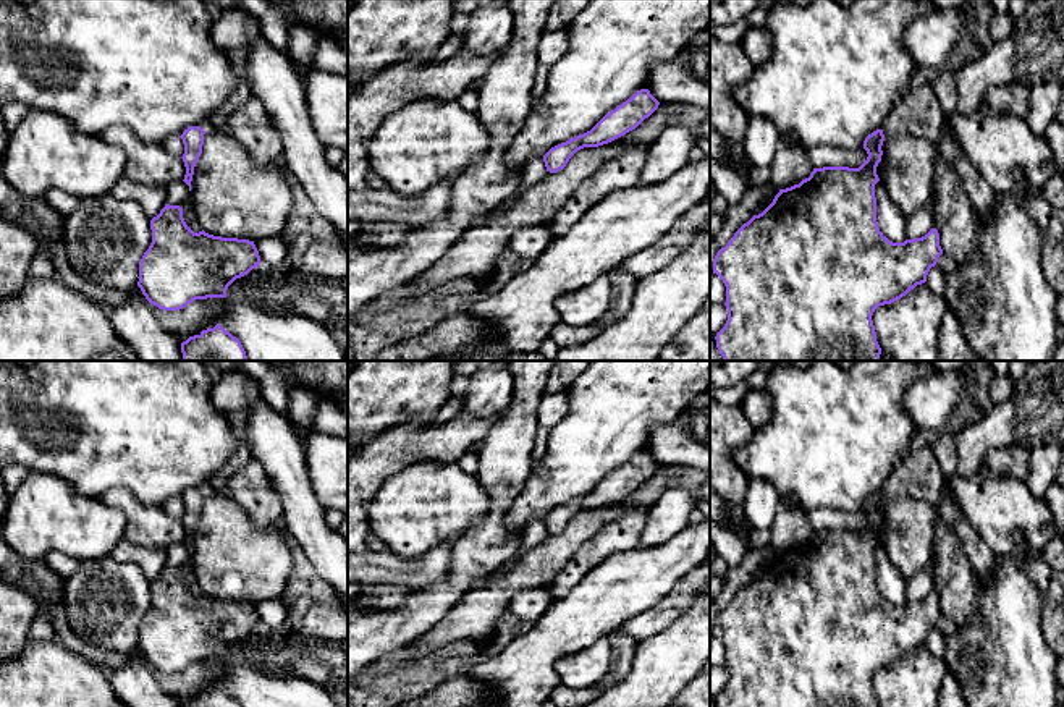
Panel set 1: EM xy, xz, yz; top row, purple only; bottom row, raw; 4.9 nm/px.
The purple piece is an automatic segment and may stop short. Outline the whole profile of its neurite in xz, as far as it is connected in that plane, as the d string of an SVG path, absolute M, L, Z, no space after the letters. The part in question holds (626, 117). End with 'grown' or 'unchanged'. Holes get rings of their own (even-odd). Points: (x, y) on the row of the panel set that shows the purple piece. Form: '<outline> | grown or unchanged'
M648 89L637 91L631 99L606 113L590 131L551 147L543 155L547 171L556 173L563 170L569 159L584 147L608 144L635 129L658 105L660 102Z | unchanged

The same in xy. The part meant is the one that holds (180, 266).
M165 204L150 220L152 243L139 262L139 282L146 299L163 311L179 311L196 299L226 298L228 286L260 265L260 256L249 239L194 233L183 218L183 207Z | unchanged

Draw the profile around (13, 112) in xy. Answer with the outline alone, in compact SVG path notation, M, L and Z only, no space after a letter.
M10 102L0 107L2 116L5 120L5 128L10 136L18 128L21 120L29 113L29 110L31 108L21 102Z

